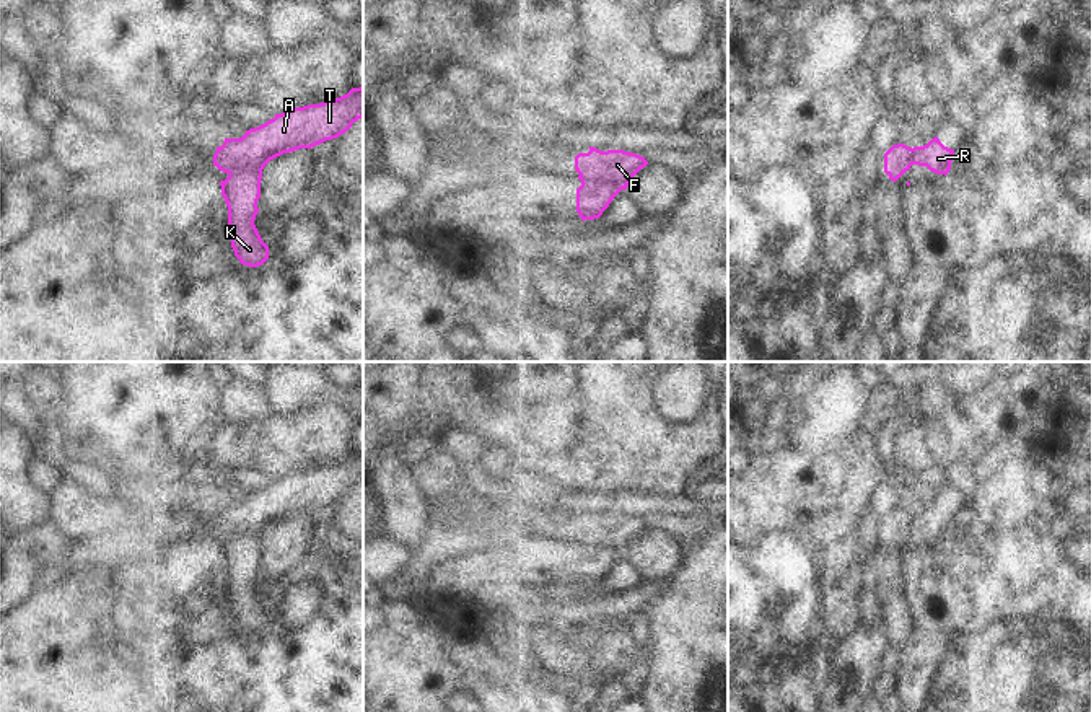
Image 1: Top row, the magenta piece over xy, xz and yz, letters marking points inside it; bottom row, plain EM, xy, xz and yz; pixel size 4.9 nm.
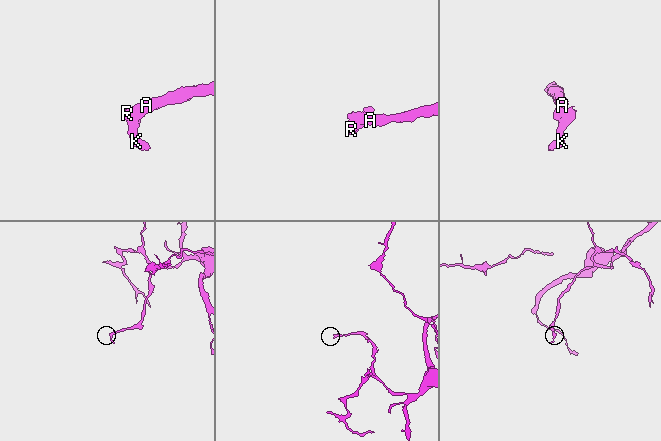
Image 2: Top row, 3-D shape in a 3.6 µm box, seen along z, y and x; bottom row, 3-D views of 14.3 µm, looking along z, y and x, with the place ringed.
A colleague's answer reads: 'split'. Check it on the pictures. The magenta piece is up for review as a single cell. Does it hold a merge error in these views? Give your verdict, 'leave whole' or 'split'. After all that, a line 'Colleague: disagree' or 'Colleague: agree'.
split
Colleague: agree

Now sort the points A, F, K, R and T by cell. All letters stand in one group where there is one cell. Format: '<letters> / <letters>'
A F T / K R

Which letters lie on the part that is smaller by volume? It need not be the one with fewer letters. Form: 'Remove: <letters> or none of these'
Remove: K, R

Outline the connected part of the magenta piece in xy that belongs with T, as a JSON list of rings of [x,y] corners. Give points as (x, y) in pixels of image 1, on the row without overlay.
[[[363,451],[319,469],[293,472],[265,489],[246,495],[241,503],[225,503],[217,523],[230,533],[262,536],[264,531],[300,513],[311,513],[345,499],[363,482]]]

